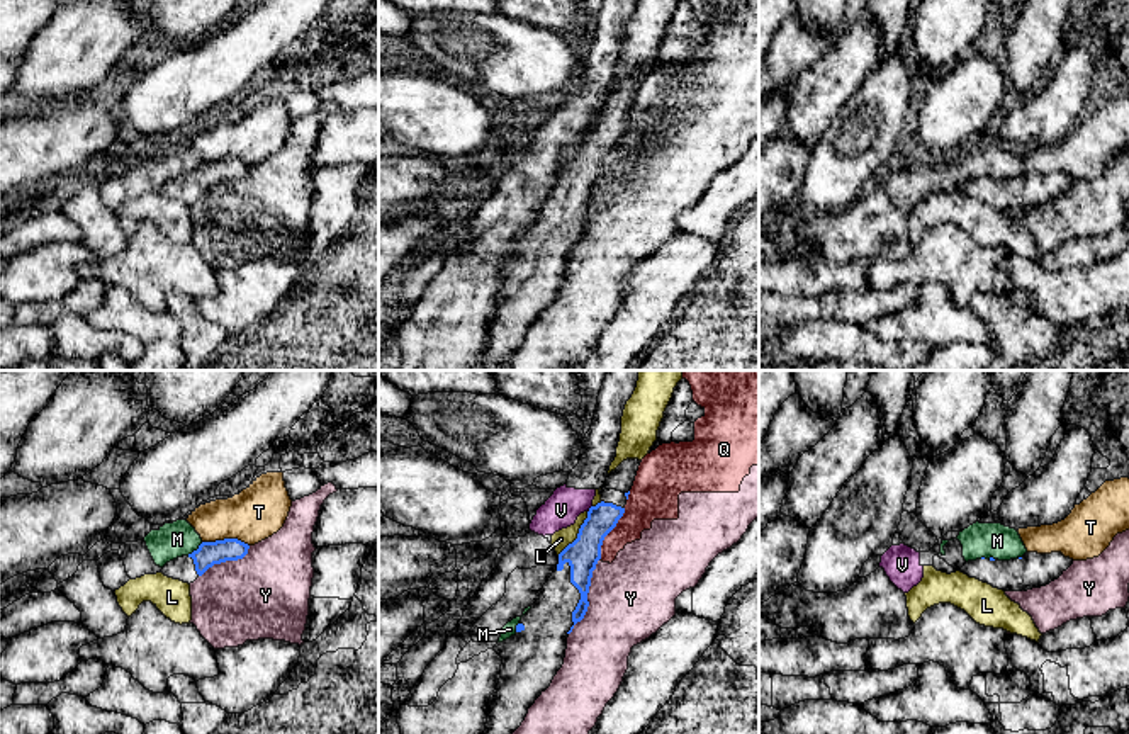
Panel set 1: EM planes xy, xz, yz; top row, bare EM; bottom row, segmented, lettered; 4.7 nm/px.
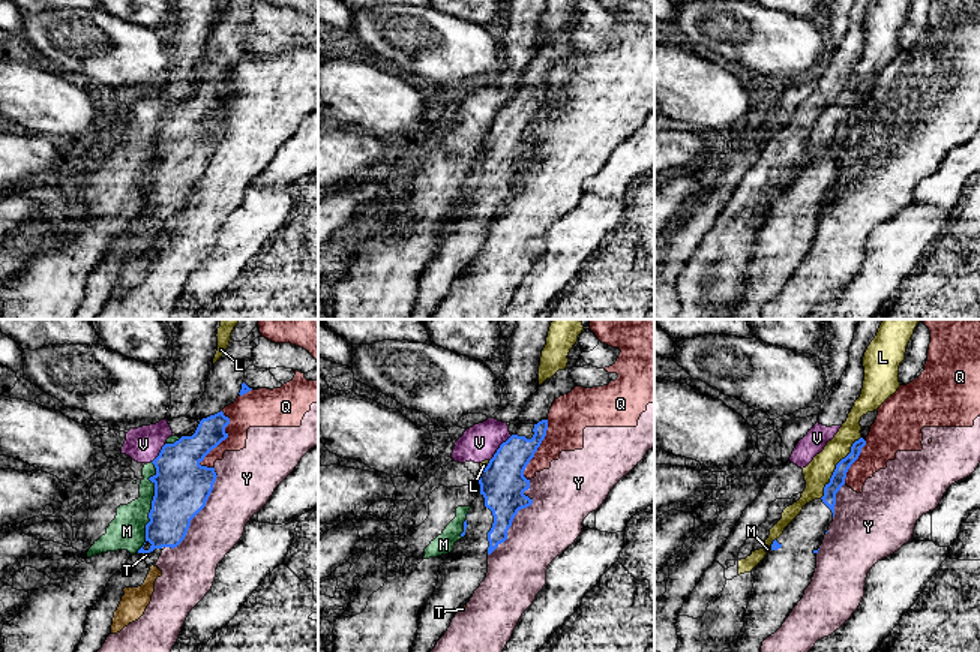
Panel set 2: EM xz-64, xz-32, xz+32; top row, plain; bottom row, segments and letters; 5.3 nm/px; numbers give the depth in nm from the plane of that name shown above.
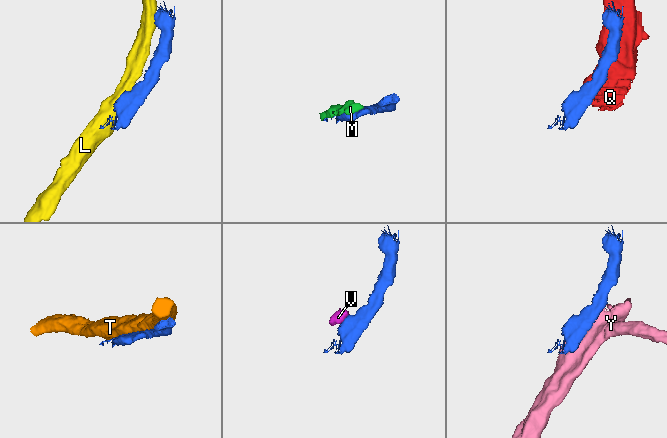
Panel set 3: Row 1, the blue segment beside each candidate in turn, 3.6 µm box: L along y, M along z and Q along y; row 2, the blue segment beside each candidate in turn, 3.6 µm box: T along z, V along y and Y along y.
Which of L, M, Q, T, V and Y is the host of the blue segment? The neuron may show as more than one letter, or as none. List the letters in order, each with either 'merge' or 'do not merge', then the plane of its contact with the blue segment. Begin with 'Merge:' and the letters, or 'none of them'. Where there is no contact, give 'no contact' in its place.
Merge: none of them
L: do not merge; meets blue in xz
M: do not merge; meets blue in xy
Q: do not merge; meets blue in xz
T: do not merge; meets blue in xy
V: do not merge; meets blue in xz
Y: do not merge; meets blue in xz

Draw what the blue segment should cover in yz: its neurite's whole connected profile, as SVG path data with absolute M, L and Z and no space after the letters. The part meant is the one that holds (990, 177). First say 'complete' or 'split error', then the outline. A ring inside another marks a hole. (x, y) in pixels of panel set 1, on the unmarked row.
split error; M1025 172L1022 177L1010 180L993 177L968 180L961 192L1003 211L1027 211L1058 199L1071 184L1073 178L1061 172Z

